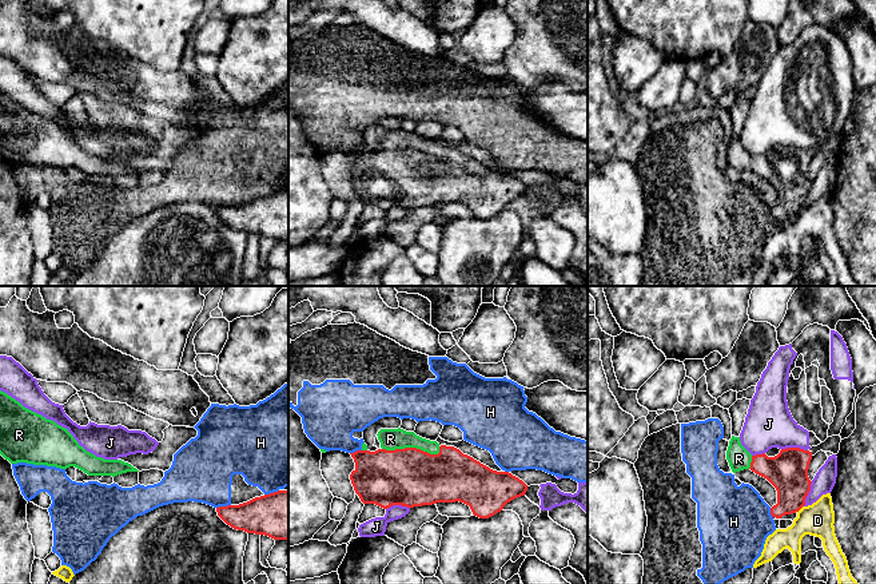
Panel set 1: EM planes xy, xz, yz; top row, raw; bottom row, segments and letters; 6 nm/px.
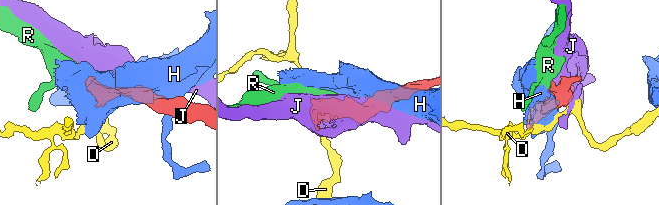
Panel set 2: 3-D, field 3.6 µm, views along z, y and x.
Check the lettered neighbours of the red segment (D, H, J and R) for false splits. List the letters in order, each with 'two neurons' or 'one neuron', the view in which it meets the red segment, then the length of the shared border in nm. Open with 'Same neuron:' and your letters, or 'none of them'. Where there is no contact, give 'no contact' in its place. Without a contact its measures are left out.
Same neuron: R
D: two neurons | yz | 60 nm
H: two neurons | xy | 90 nm
J: two neurons | yz | 160 nm
R: one neuron | xz | 360 nm

